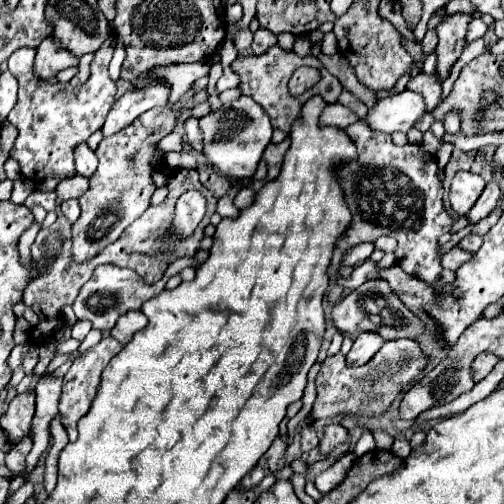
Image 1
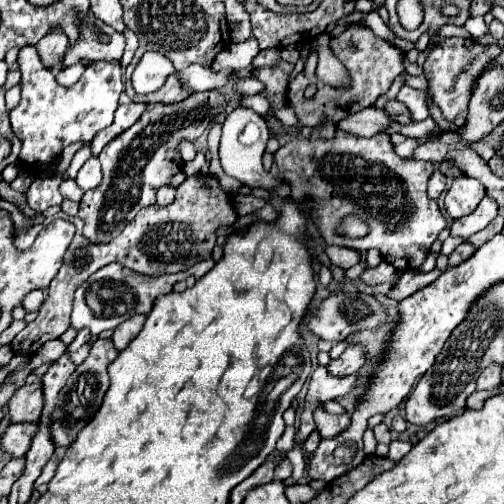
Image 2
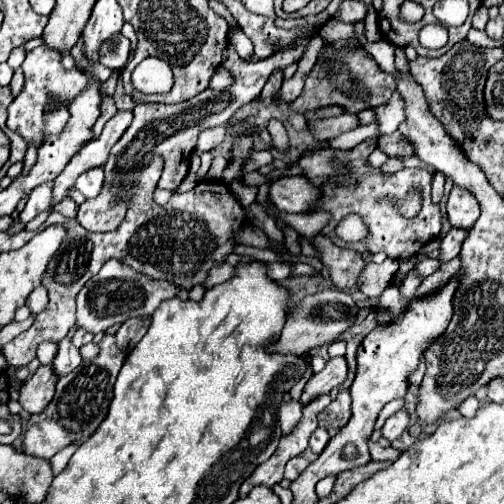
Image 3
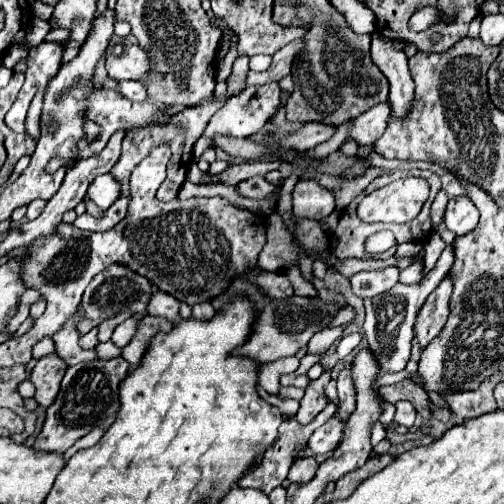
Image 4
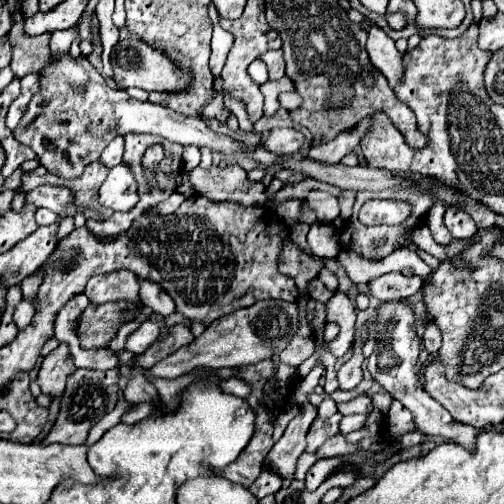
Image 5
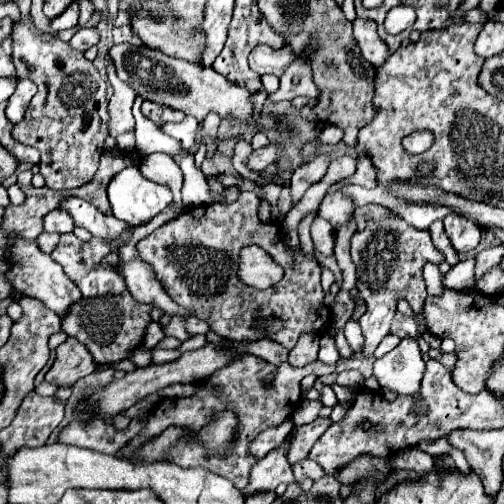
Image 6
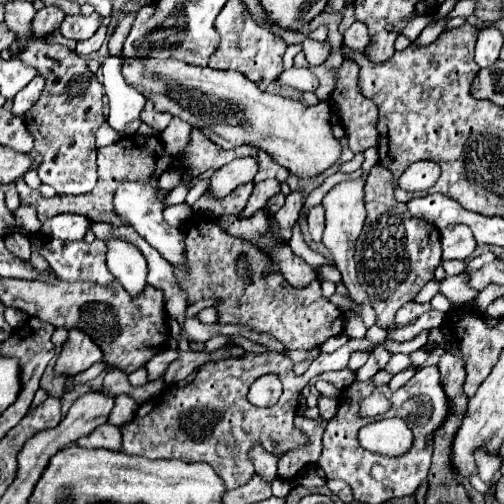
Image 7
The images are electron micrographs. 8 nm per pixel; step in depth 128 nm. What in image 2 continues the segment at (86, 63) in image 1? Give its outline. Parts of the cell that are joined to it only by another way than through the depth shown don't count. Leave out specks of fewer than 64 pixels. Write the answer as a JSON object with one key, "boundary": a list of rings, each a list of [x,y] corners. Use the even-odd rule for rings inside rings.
{"boundary":[[[84,64],[66,66],[66,68],[62,68],[62,70],[56,74],[56,80],[58,80],[62,86],[74,86],[74,84],[80,80],[80,76],[84,74],[84,70],[86,70]]]}

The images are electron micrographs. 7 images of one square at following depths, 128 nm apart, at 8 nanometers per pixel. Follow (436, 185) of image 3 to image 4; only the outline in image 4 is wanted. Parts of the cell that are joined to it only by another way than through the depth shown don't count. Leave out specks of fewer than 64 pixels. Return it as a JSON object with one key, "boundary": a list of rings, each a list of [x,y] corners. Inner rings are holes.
{"boundary":[[[440,190],[432,202],[432,224],[434,224],[434,230],[438,226],[438,222],[442,220],[444,216],[444,210],[446,210],[446,202],[448,202],[448,196],[444,190]]]}

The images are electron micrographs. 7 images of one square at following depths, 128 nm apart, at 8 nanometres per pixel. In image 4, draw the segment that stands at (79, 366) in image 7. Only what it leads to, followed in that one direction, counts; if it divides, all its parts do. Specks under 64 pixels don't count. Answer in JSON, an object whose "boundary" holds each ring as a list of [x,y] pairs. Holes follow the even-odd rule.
{"boundary":[[[56,354],[44,356],[36,362],[30,374],[30,382],[36,386],[34,400],[38,402],[40,408],[48,408],[48,404],[52,404],[52,400],[56,398],[64,370],[66,370],[66,364]]]}

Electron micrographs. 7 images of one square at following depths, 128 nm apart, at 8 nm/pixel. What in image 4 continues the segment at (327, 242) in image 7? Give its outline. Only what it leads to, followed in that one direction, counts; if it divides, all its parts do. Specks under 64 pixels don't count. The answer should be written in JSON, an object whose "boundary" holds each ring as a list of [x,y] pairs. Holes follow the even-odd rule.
{"boundary":[[[298,180],[292,192],[292,212],[298,218],[320,220],[334,210],[334,190],[312,180]]]}

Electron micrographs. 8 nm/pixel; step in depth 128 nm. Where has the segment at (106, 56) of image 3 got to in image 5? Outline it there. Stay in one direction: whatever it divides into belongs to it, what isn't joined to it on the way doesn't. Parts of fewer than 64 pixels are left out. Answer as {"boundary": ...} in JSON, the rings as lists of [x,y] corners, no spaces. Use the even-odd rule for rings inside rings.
{"boundary":[[[128,38],[128,40],[120,40],[110,54],[110,64],[114,70],[114,82],[118,88],[142,88],[148,92],[154,90],[180,90],[186,88],[190,82],[190,72],[178,70],[160,50],[150,48],[146,42],[136,40],[136,38]]]}

